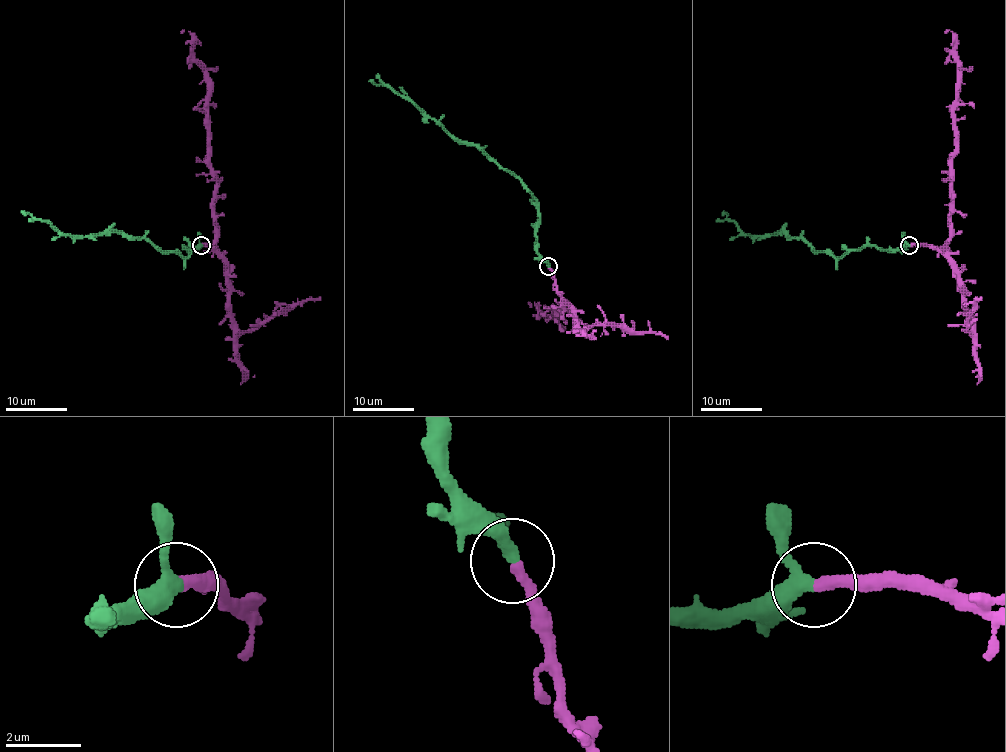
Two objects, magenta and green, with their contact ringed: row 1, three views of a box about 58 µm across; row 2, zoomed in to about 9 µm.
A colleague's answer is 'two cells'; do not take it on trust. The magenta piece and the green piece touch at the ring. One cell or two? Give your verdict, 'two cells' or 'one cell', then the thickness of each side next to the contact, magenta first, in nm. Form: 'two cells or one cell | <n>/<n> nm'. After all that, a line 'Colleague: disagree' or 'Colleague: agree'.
one cell | 280/320 nm
Colleague: disagree

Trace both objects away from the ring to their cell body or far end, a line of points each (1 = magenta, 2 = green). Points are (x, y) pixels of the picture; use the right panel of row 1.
1: (909, 244), (940, 248), (949, 237), (957, 71), (955, 34), (949, 30), (945, 33)
2: (909, 244), (894, 249), (862, 246), (833, 257), (785, 232), (747, 235), (724, 211)

